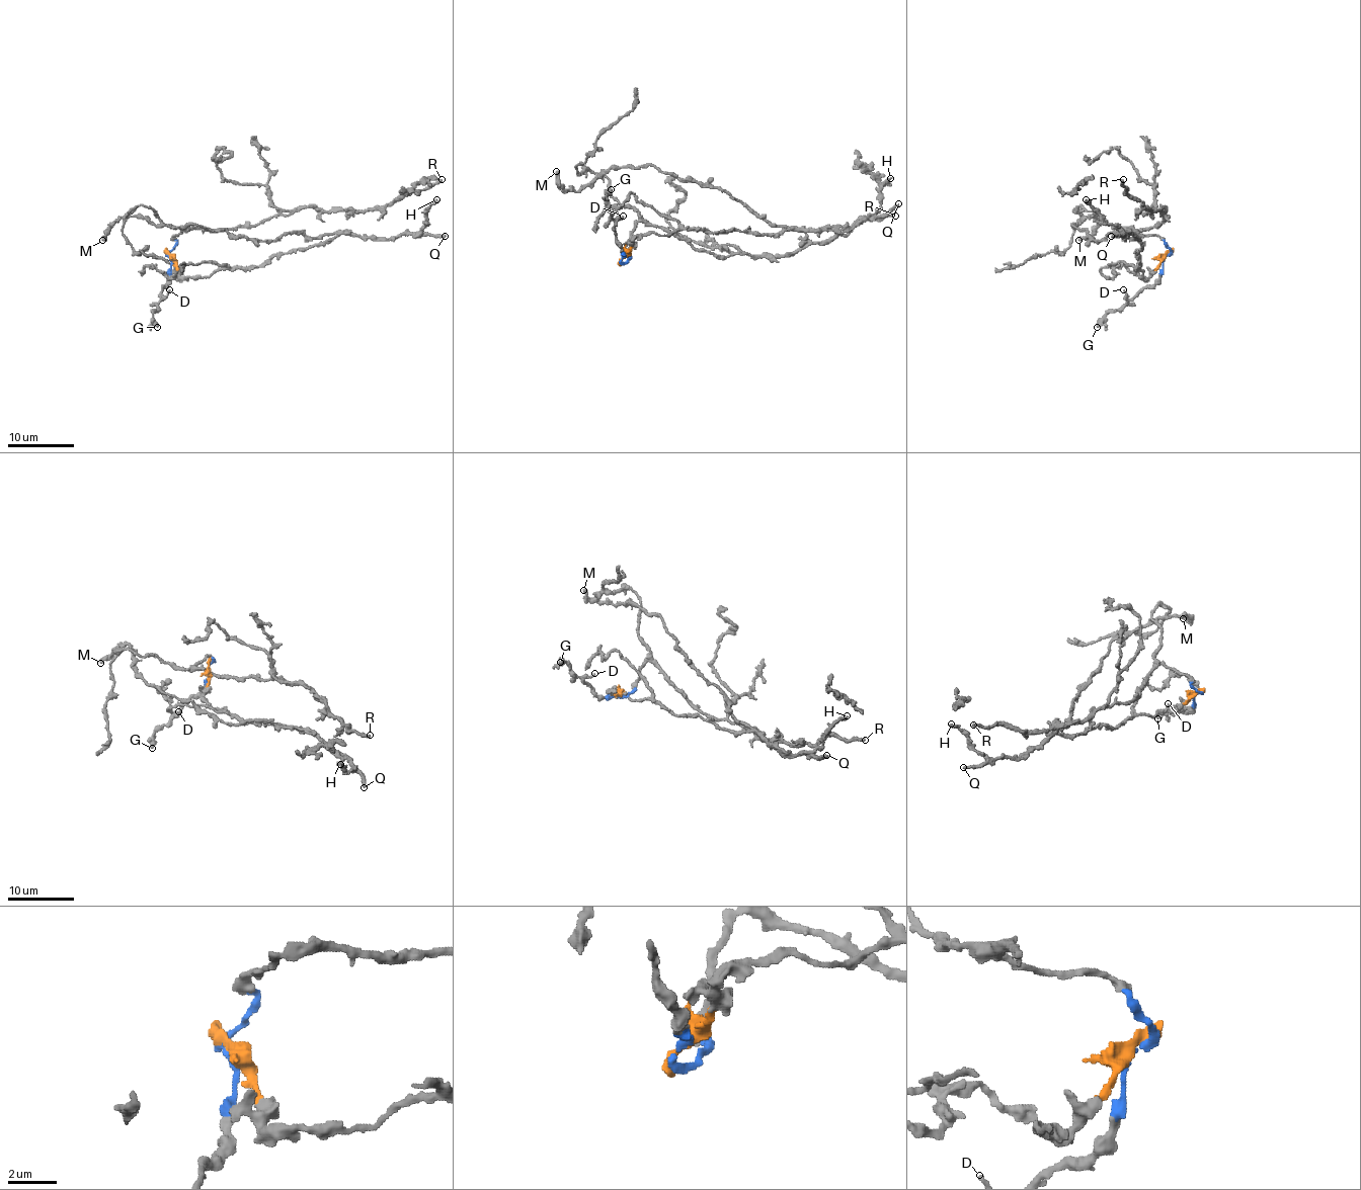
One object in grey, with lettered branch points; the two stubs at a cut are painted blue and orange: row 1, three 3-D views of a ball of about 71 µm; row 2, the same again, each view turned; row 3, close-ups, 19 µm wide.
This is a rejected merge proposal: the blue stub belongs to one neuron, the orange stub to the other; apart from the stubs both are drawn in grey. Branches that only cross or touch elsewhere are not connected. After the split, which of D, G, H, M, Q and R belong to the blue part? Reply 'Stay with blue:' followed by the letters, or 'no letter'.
Stay with blue: D, G, R

